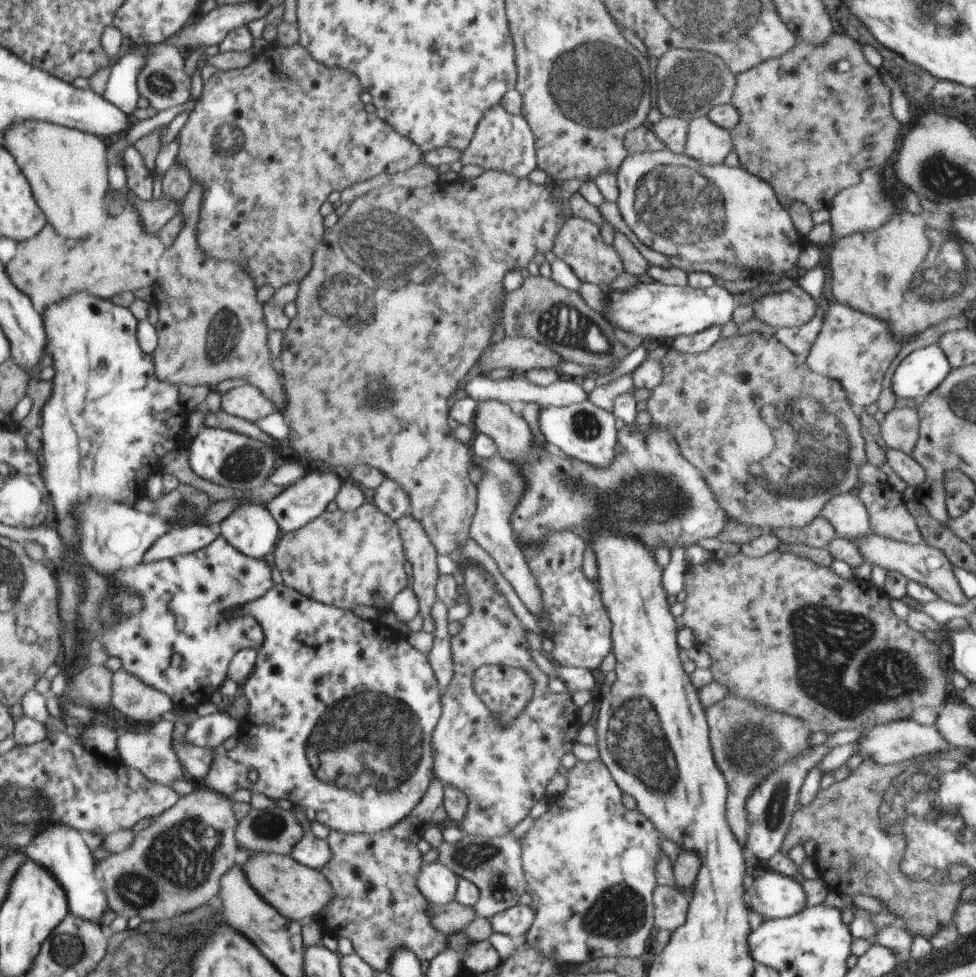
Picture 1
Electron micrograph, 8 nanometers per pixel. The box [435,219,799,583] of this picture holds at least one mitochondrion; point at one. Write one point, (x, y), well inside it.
(647, 496)

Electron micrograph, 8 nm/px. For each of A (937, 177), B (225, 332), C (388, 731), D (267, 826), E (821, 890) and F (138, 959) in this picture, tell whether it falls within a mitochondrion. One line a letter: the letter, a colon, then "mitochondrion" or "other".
A: mitochondrion
B: mitochondrion
C: mitochondrion
D: mitochondrion
E: other
F: mitochondrion

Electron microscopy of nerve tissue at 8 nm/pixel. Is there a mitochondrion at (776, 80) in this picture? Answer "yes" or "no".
no

